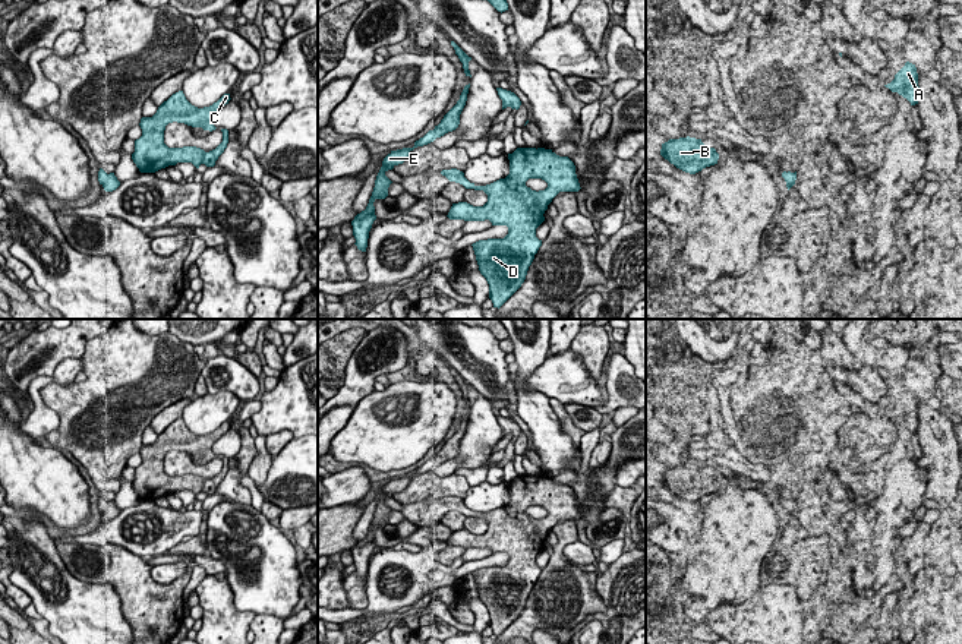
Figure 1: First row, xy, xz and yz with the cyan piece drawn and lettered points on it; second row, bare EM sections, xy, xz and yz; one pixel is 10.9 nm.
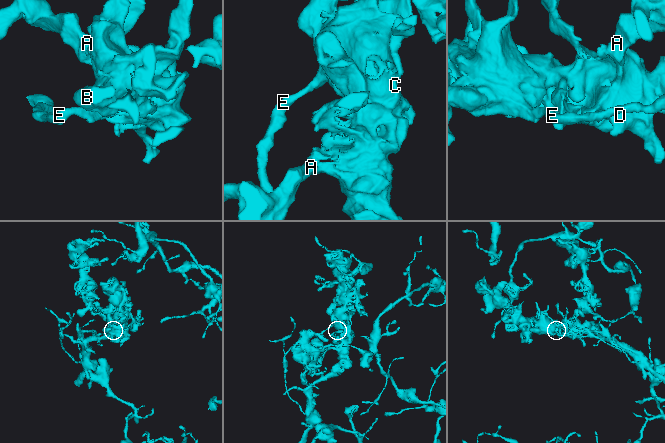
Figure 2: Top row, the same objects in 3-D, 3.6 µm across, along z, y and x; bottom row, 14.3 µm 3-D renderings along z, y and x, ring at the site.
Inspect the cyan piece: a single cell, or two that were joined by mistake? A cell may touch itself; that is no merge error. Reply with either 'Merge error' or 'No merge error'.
Merge error

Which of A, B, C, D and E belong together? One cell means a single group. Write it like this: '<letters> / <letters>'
A B C D / E

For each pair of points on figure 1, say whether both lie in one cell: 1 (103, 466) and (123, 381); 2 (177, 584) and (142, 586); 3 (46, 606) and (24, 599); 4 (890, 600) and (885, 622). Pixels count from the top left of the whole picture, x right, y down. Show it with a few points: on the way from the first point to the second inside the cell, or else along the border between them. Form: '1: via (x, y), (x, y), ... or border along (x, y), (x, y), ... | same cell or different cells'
1: via (104, 442), (106, 397) | same cell
2: via (169, 590), (151, 590) | same cell
3: border along (15, 584), (32, 602) | different cells
4: via (888, 606), (885, 616) | same cell

